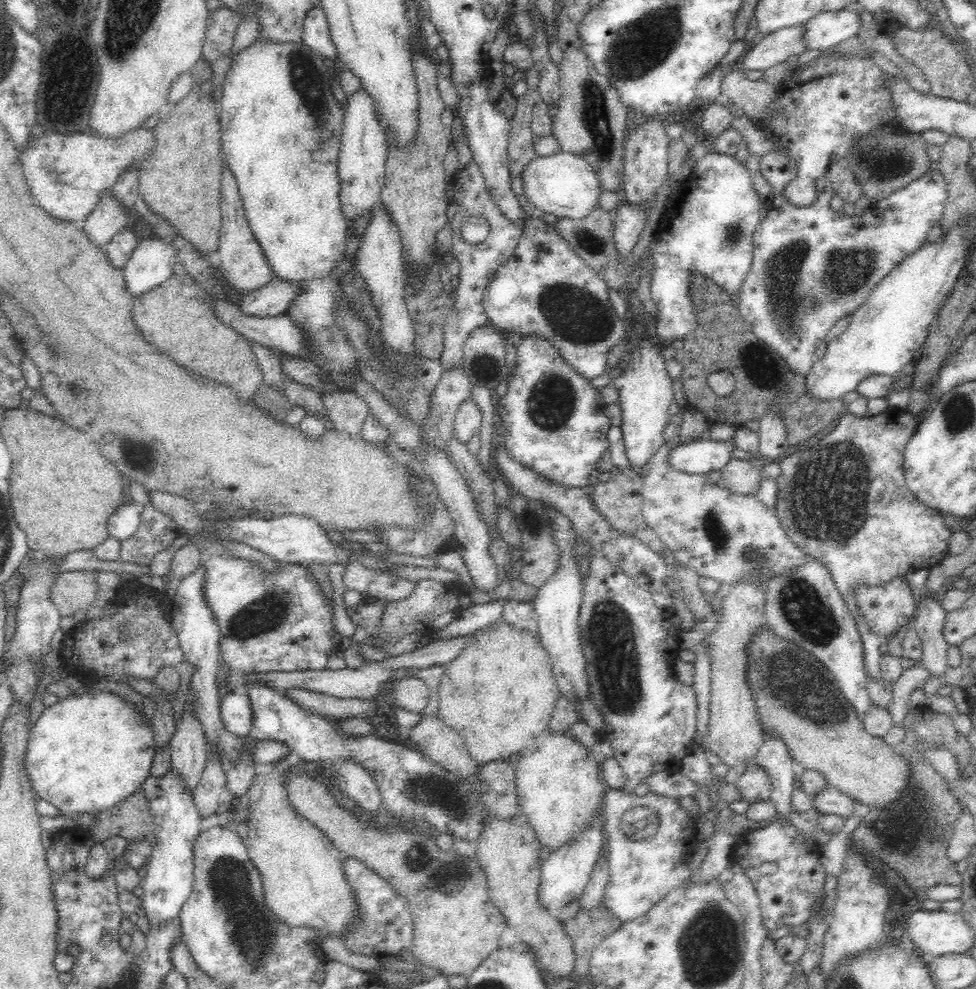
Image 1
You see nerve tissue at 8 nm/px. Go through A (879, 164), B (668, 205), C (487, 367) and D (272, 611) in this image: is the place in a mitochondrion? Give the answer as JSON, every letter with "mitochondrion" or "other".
{"A":"mitochondrion","B":"other","C":"mitochondrion","D":"mitochondrion"}

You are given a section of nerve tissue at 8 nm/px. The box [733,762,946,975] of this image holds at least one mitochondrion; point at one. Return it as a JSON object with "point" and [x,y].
{"point":[900,836]}

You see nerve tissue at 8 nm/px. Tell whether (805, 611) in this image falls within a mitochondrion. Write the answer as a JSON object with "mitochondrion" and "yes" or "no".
{"mitochondrion":"yes"}

